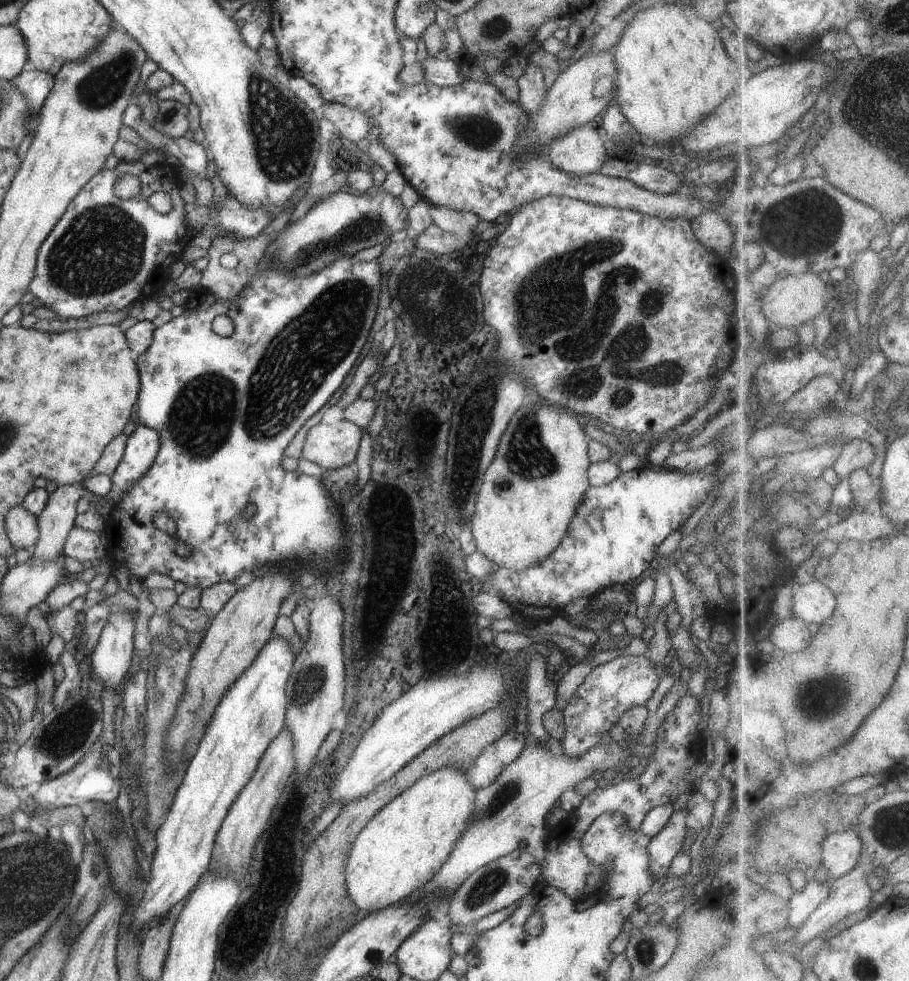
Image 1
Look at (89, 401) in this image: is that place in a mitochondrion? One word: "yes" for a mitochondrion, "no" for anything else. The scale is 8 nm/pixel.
no

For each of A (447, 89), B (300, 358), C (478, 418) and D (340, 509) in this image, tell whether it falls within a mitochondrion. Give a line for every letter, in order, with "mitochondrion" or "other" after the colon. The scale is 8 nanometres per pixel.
A: other
B: mitochondrion
C: mitochondrion
D: other

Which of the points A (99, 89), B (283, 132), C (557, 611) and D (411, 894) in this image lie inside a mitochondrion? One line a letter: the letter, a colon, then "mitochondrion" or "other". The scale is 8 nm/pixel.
A: mitochondrion
B: mitochondrion
C: other
D: other

